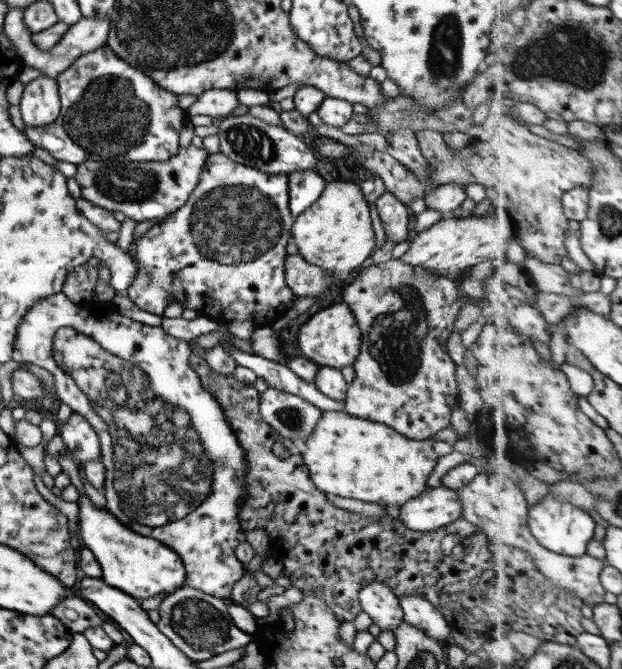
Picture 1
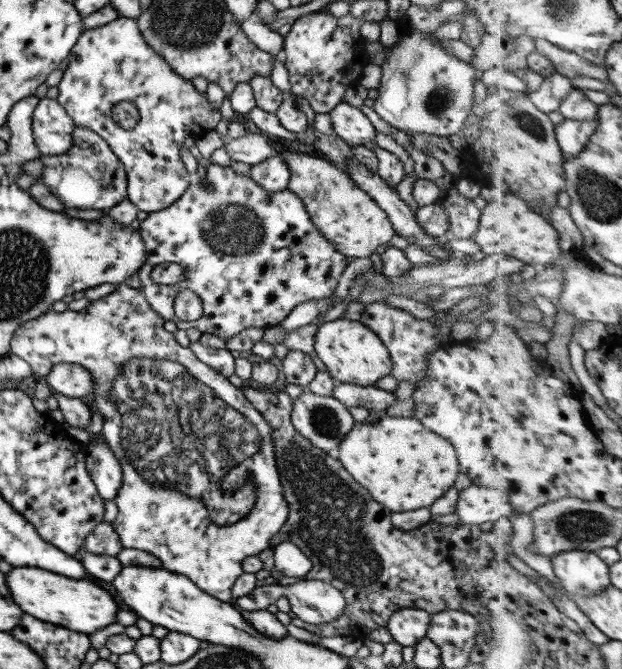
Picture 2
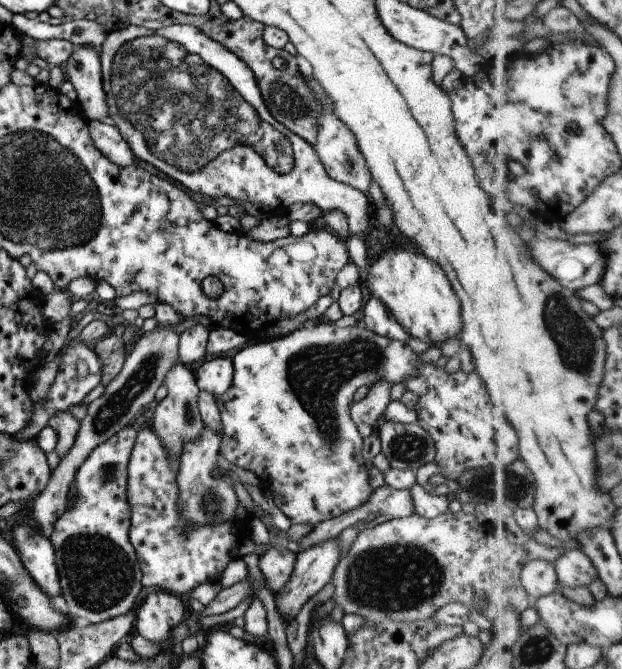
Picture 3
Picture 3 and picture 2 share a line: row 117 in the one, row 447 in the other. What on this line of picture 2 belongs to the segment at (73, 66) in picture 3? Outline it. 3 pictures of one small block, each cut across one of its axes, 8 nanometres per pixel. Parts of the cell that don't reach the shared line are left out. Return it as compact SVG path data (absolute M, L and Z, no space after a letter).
M92 442L85 446L86 469L104 501L113 501L122 485L122 472L112 450L104 442Z

